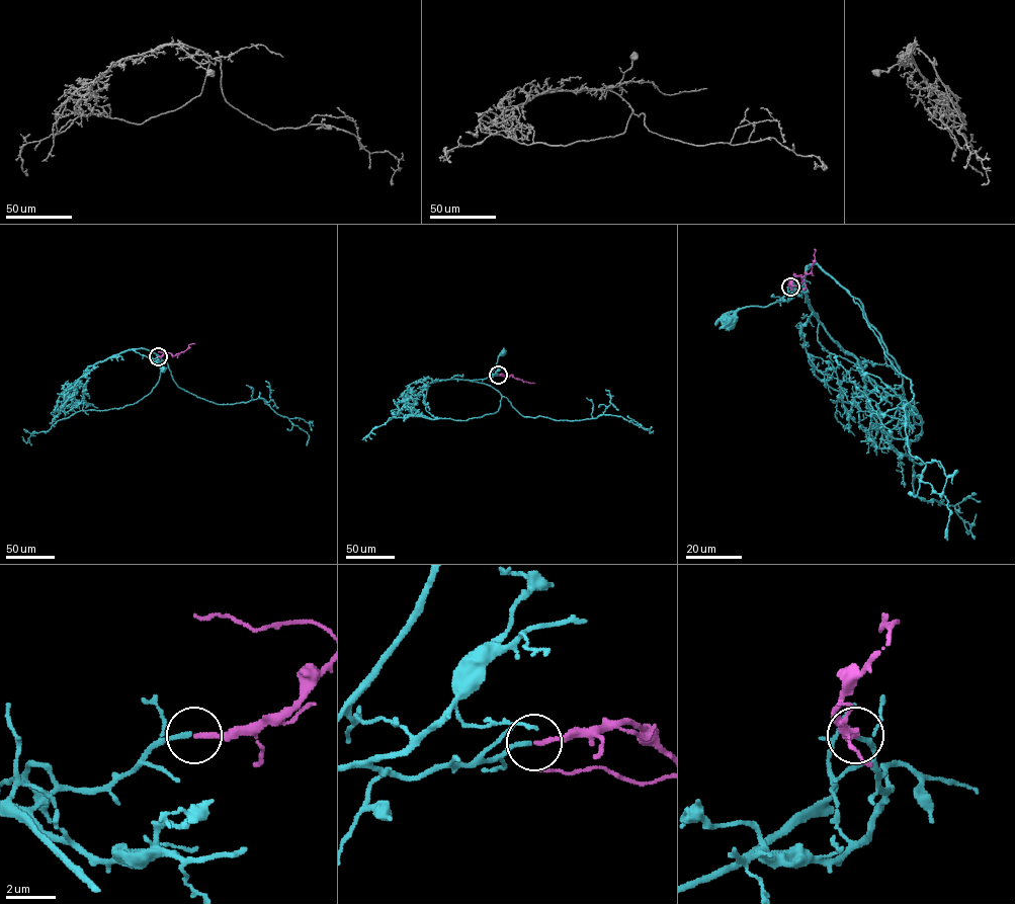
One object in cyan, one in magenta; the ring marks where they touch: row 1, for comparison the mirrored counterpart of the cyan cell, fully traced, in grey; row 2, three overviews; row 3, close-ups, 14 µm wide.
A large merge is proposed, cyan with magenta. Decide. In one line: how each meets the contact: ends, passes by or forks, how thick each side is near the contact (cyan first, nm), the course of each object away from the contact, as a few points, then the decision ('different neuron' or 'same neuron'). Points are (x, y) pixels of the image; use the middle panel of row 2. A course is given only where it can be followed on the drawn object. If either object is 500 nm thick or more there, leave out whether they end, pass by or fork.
cyan ends | magenta ends | 180/190 nm | cyan via (498, 375), (490, 376), (503, 352) | magenta via (498, 375), (507, 379), (511, 375), (534, 383) | same neuron

